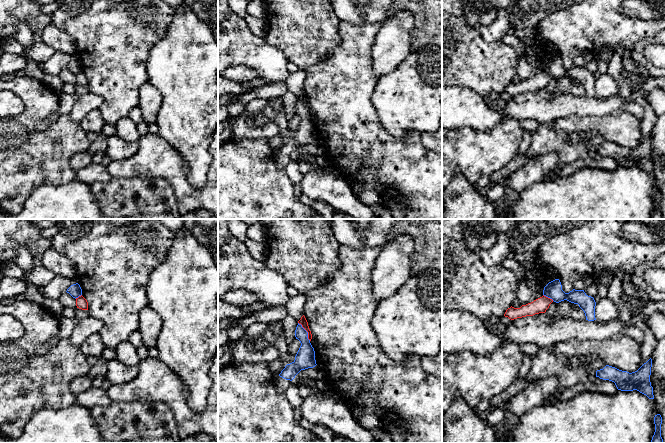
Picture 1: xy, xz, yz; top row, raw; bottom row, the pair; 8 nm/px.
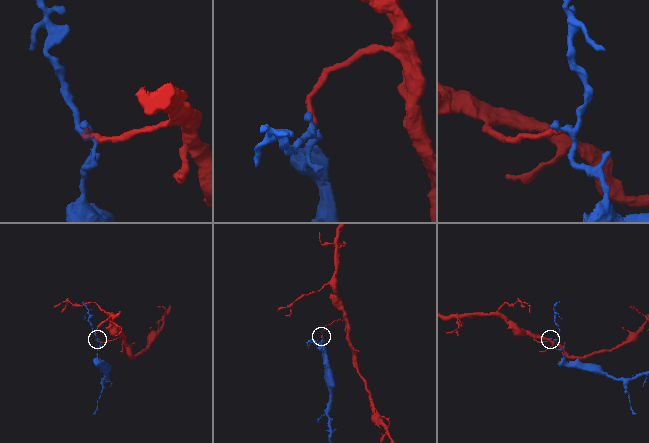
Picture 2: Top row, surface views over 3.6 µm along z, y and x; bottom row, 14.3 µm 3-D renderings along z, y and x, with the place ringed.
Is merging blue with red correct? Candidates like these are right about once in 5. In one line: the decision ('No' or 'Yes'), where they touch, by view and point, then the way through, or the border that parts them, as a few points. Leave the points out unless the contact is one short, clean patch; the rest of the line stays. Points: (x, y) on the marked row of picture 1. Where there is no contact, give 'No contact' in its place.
No. Touches blue at xz (306, 331). Boundary: xz (298, 322), (307, 332), (307, 337), (310, 340)

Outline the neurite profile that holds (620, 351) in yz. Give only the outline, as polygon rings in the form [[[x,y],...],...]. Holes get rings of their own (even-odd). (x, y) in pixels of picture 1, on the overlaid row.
[[[622,333],[600,341],[573,339],[558,342],[553,345],[553,350],[555,354],[569,358],[595,355],[606,365],[629,373],[637,371],[642,366],[640,345]]]

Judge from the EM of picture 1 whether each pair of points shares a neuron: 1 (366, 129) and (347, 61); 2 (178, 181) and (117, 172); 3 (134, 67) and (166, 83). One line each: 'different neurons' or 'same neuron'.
1: same neuron
2: same neuron
3: different neurons

